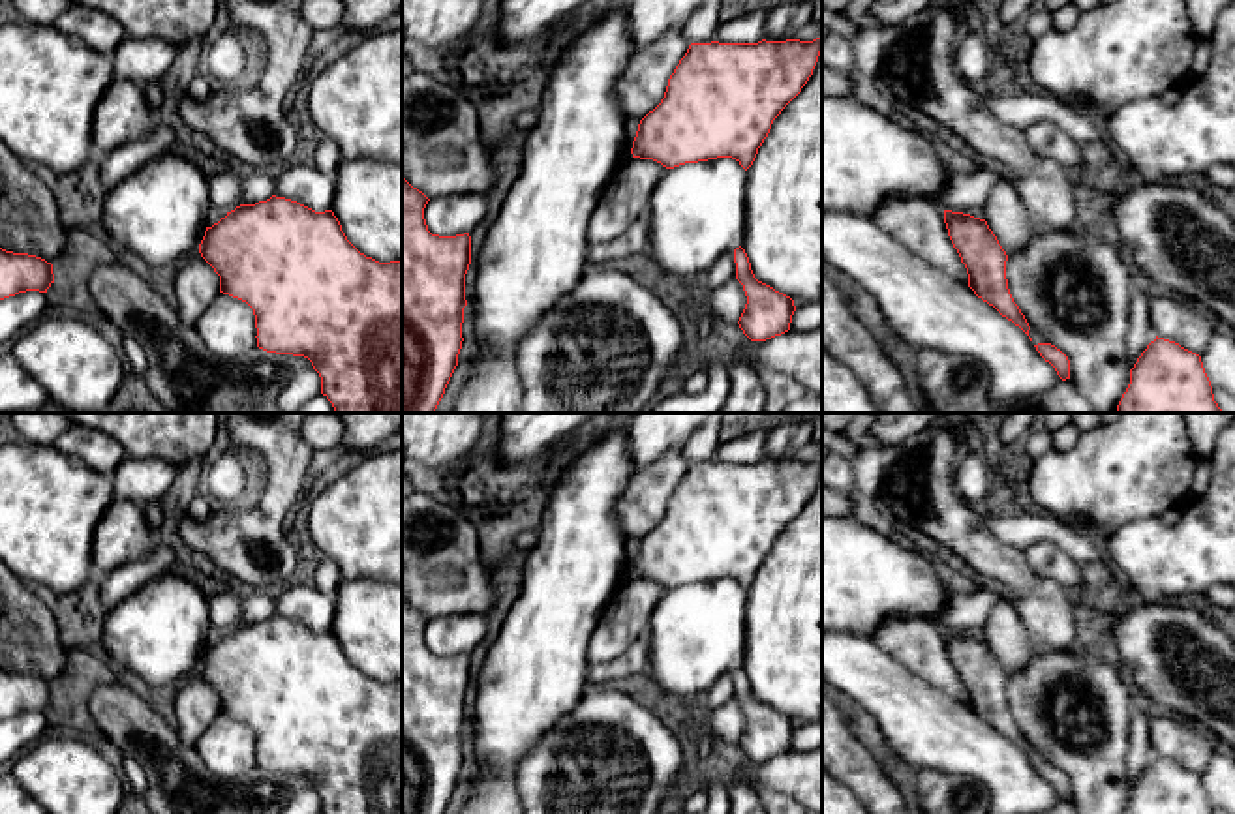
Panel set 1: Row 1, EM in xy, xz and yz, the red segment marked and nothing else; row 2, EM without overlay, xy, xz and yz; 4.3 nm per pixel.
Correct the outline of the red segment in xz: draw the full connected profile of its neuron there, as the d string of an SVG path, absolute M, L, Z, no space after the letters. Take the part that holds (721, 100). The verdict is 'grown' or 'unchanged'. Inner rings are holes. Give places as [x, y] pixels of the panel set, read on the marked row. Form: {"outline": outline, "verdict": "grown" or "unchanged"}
{"outline": "M822 36L813 41L762 39L758 43L691 43L668 79L664 98L640 120L631 148L633 158L653 159L666 169L717 158L732 158L747 171L768 137L773 120L807 84L820 53Z", "verdict": "unchanged"}

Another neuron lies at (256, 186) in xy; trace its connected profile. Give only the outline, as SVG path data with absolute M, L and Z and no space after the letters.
M255 169L240 178L240 204L255 204L274 195L274 171Z

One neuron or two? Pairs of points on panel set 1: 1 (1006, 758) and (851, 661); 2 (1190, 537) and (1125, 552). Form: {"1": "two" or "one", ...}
{"1": "one", "2": "one"}

